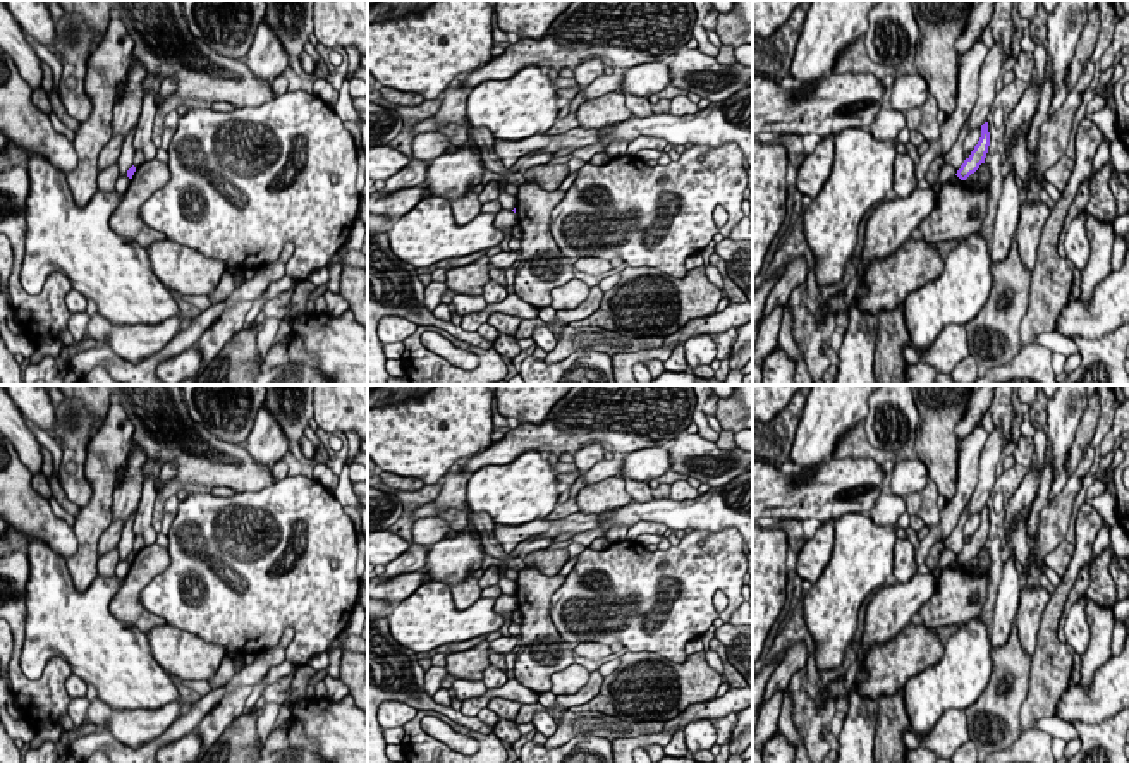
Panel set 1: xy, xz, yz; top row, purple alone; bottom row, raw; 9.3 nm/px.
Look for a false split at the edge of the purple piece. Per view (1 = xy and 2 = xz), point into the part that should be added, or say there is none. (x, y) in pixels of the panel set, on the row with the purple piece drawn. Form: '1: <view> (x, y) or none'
1: none
2: none

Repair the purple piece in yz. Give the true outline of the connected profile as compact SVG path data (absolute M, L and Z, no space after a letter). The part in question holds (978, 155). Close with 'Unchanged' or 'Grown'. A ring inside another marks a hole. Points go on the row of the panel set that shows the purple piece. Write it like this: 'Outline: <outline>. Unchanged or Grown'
Outline: M985 122L981 125L981 137L978 144L955 174L961 180L966 180L971 174L974 174L979 168L981 163L985 163L988 146L990 146L990 132L988 132L988 122Z. Unchanged

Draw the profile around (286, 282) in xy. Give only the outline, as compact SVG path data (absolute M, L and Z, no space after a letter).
M284 275L282 278L272 282L268 285L268 289L265 290L265 294L261 297L258 297L256 301L253 301L251 309L246 314L244 325L253 323L256 320L256 316L261 313L261 308L273 297L277 297L278 294L289 290L296 287L296 282L292 277Z

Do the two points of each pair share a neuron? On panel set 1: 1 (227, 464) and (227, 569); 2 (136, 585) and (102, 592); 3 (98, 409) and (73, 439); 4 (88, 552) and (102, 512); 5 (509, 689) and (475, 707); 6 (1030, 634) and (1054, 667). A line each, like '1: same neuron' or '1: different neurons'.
1: different neurons
2: different neurons
3: different neurons
4: same neuron
5: same neuron
6: different neurons

